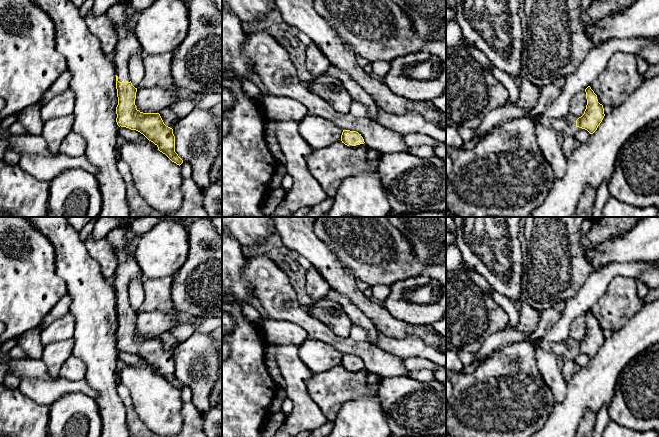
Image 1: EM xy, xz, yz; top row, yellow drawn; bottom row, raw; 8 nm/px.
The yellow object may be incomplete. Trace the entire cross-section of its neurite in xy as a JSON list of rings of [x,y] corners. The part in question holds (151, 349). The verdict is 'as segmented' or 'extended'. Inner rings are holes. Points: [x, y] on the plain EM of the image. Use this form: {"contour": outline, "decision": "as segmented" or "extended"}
{"contour": [[[136,217],[116,218],[120,225],[108,232],[105,238],[116,250],[118,258],[116,272],[111,280],[117,298],[117,349],[140,356],[153,366],[160,376],[180,390],[183,384],[175,376],[173,353],[164,348],[159,337],[143,337],[136,332],[137,312],[130,305],[128,288],[132,280],[145,278],[135,257],[129,254],[130,242],[126,238],[126,232],[131,225],[127,220],[133,221]]], "decision": "extended"}

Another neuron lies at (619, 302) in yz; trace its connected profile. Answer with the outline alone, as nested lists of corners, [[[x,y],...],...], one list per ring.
[[[616,276],[610,280],[606,290],[589,309],[600,328],[612,332],[618,331],[641,309],[643,303],[638,297],[637,286],[636,279],[633,277]]]

